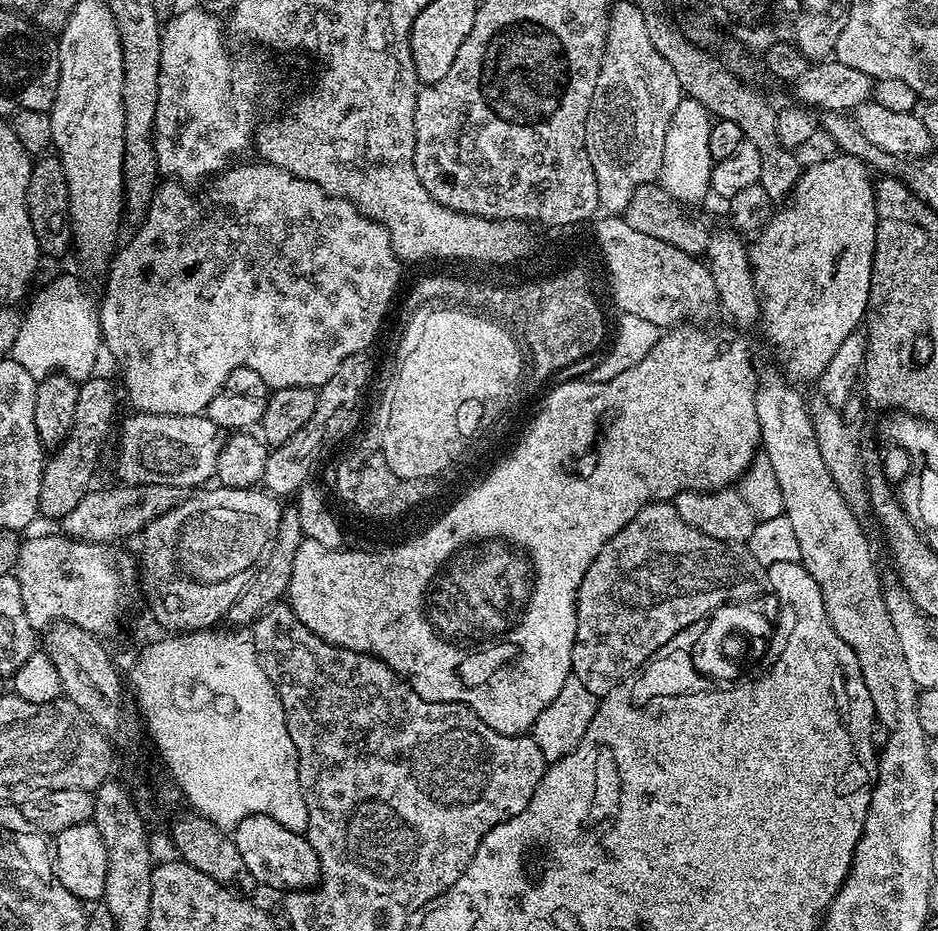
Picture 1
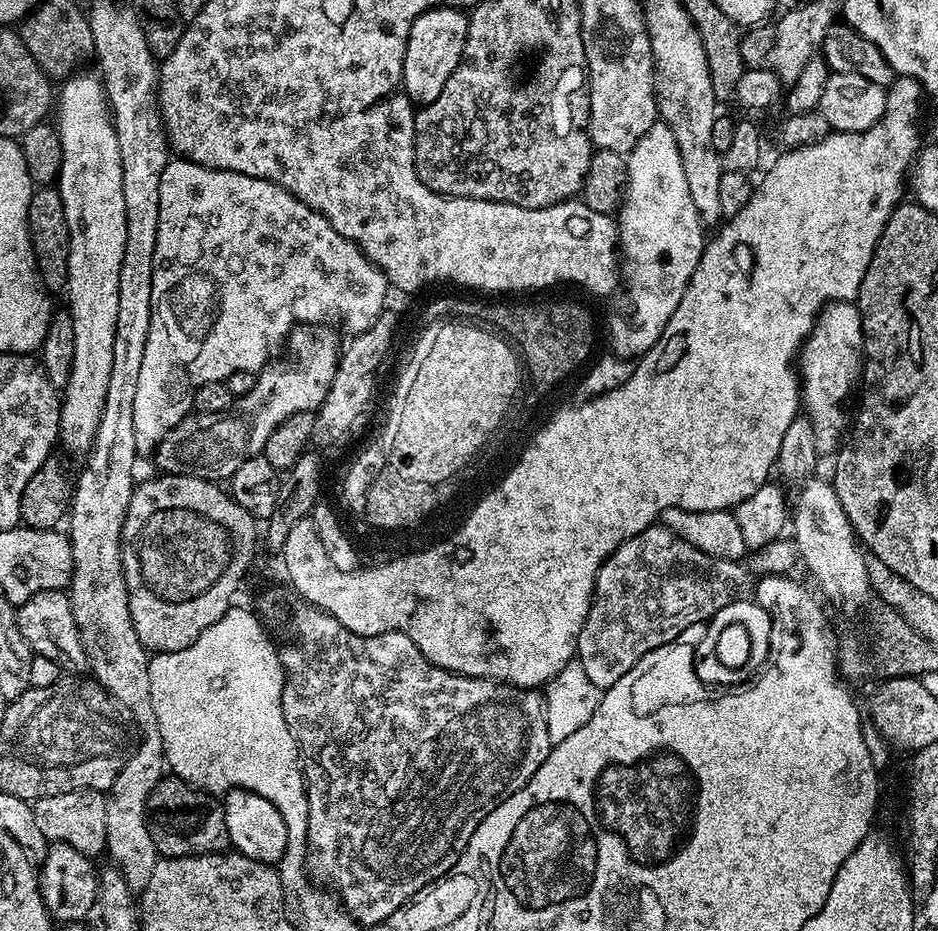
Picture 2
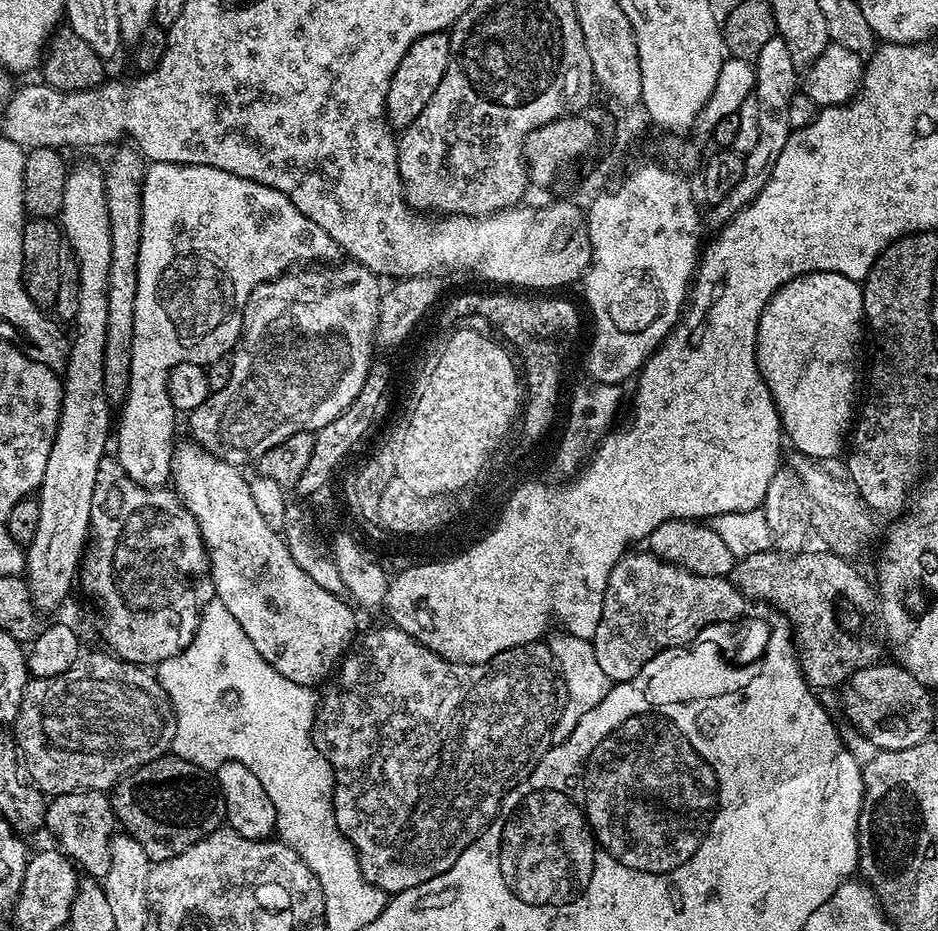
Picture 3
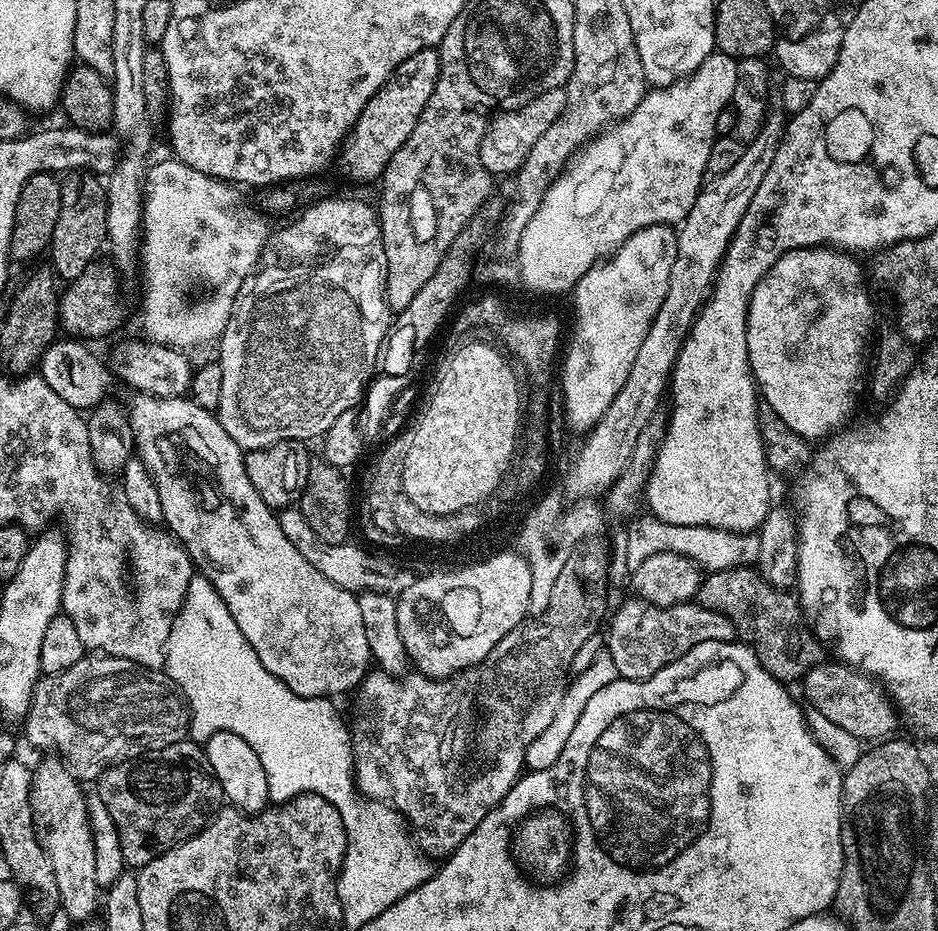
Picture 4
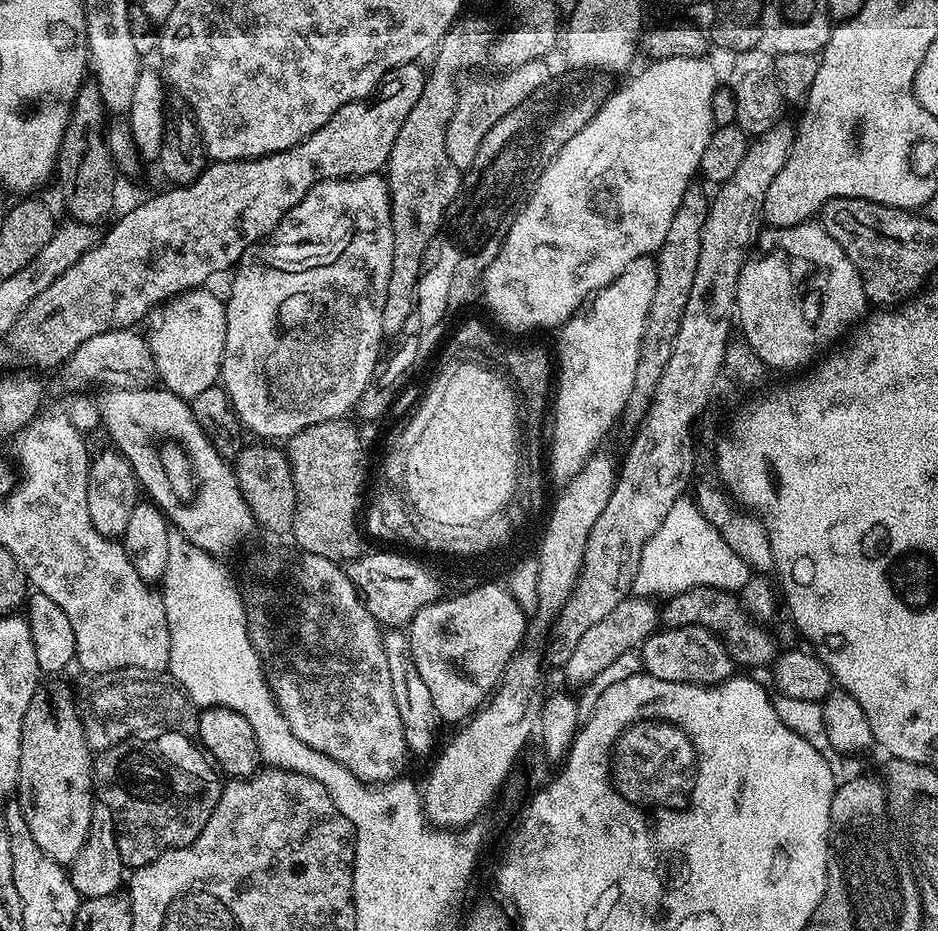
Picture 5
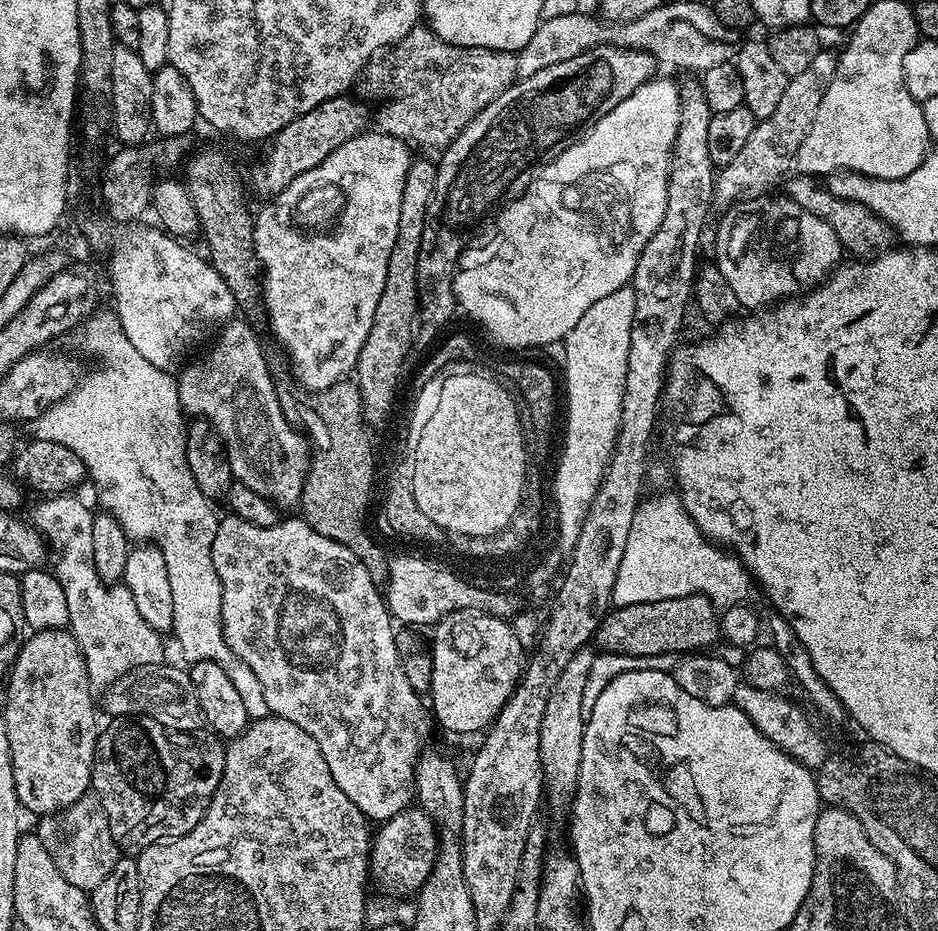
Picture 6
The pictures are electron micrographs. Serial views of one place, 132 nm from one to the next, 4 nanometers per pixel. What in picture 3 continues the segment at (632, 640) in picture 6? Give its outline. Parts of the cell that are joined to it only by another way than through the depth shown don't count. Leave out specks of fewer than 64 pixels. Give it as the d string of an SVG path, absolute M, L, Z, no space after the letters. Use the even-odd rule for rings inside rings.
M769 550L762 554L741 556L737 559L736 564L732 568L730 579L732 583L736 585L736 589L739 590L749 601L761 600L764 604L773 604L773 606L777 608L775 611L779 613L779 615L785 616L788 619L789 624L791 624L794 629L796 655L800 658L800 669L804 675L805 682L808 683L813 690L836 687L836 689L839 689L841 686L847 684L849 678L851 678L858 670L862 670L871 664L881 663L882 656L880 656L880 644L882 648L882 640L878 635L878 592L873 585L872 588L868 585L867 578L864 577L854 565L852 565L855 563L853 563L851 559L842 556L835 556L833 552L827 550L819 551L820 552L811 552L811 550L805 550L803 552L789 554L786 552Z

